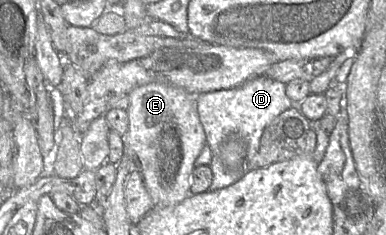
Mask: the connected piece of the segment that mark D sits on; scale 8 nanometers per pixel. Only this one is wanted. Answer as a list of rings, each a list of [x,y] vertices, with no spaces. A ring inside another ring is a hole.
[[[258,76],[231,89],[223,89],[196,95],[199,119],[203,126],[206,142],[212,153],[211,170],[212,183],[208,191],[215,191],[228,187],[237,182],[246,171],[255,169],[254,161],[258,153],[261,135],[264,128],[285,110],[295,107],[300,110],[300,104],[295,104],[285,93],[286,84],[273,80],[267,76]],[[229,134],[239,134],[247,143],[245,169],[239,172],[228,171],[220,157],[220,144]]]

